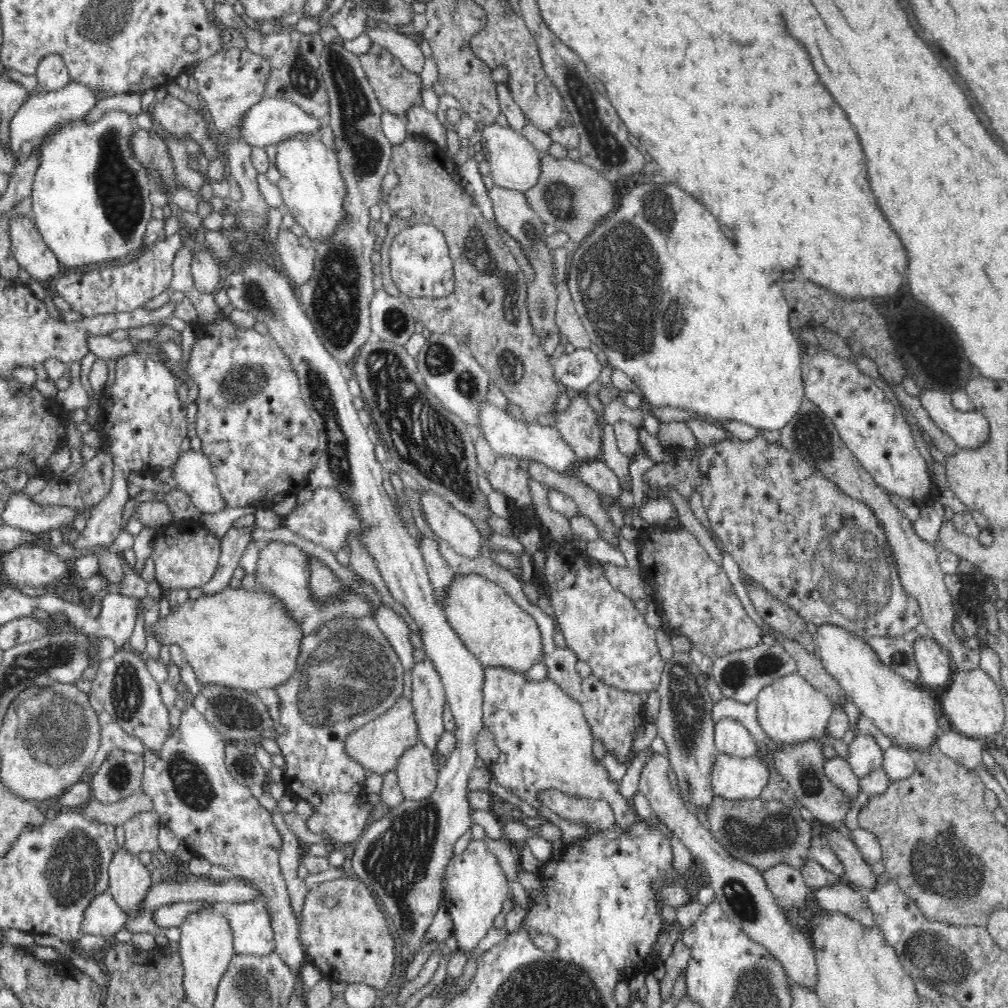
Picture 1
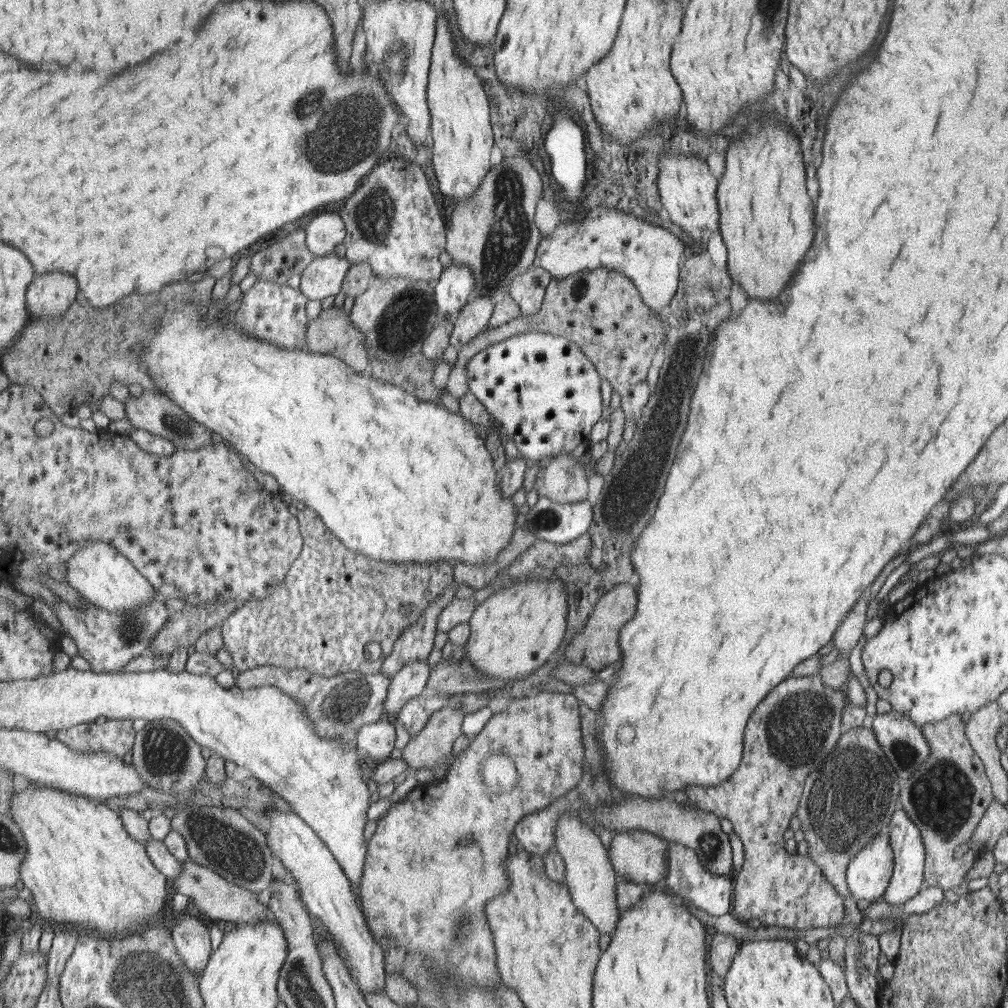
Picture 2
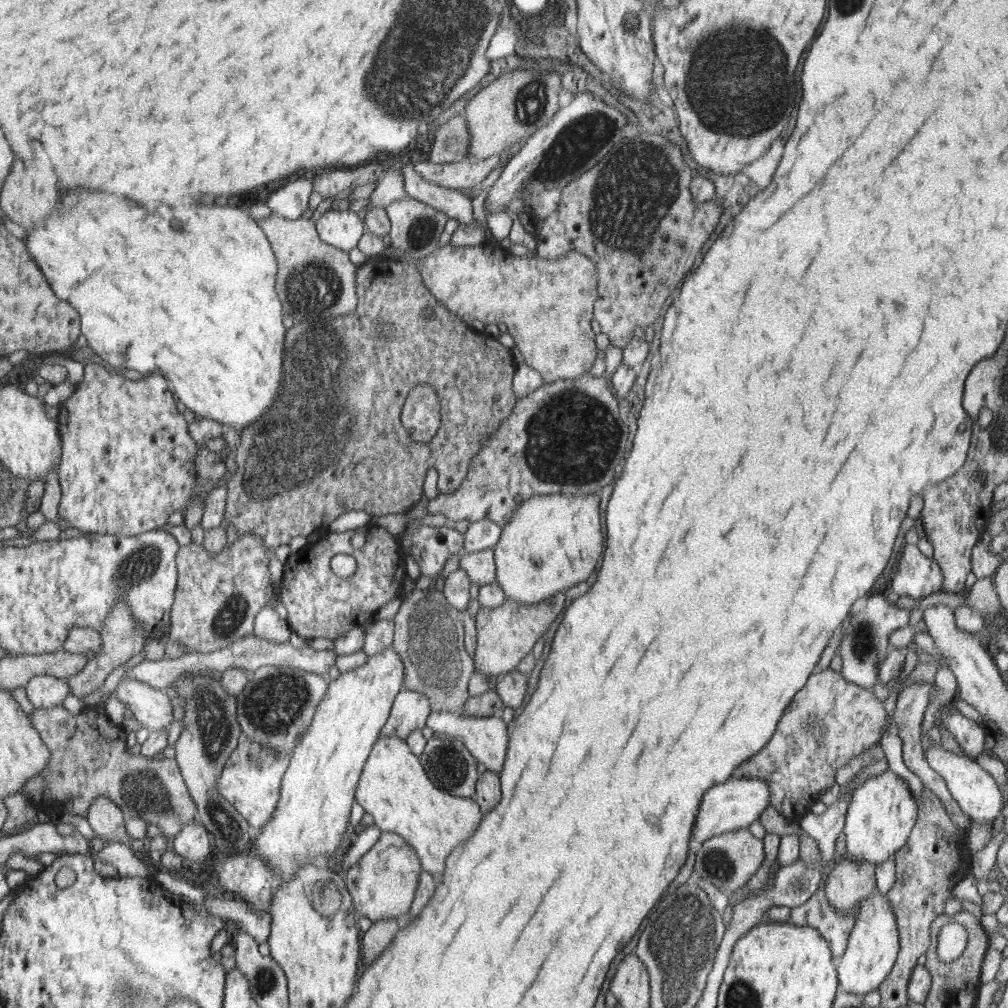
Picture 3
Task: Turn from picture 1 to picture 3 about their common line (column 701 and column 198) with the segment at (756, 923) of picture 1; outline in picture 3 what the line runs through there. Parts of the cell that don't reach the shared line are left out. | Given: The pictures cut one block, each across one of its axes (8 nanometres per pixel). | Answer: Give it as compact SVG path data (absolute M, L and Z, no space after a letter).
M200 819L189 822L184 826L182 832L176 835L171 849L179 856L182 856L185 863L195 867L195 863L204 863L208 854L211 853L209 830L200 822Z

